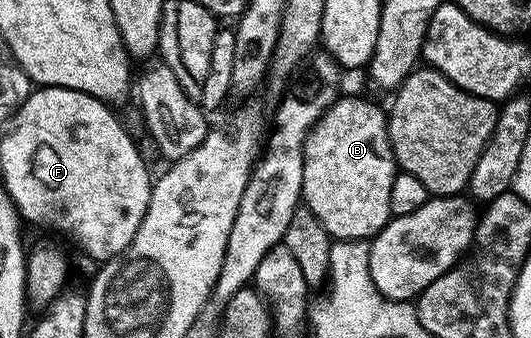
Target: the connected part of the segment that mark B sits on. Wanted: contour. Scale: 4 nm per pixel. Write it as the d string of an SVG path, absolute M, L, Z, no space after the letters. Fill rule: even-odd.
M343 95L332 103L325 115L321 115L321 119L307 136L303 148L303 201L332 238L341 241L371 239L380 233L392 218L389 191L393 191L397 166L391 150L387 118L388 114L384 110L382 113L373 102L365 101L361 97Z

